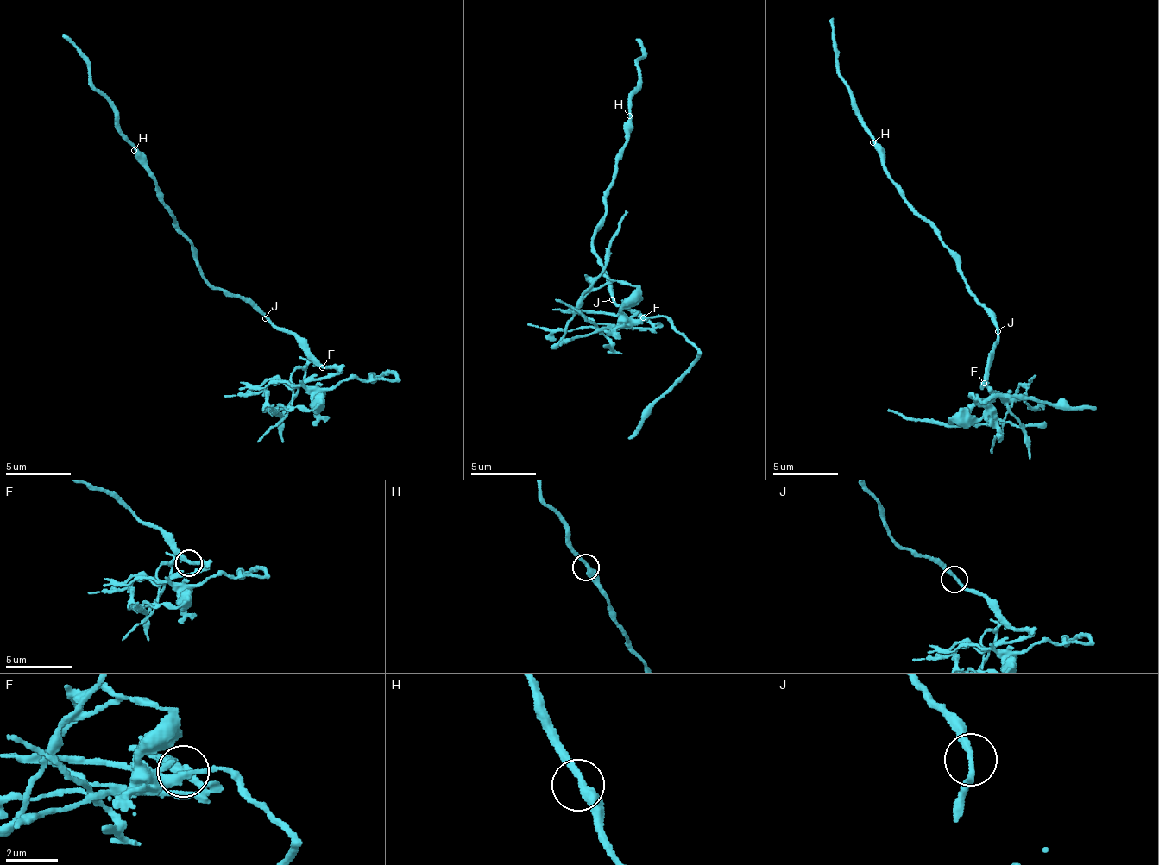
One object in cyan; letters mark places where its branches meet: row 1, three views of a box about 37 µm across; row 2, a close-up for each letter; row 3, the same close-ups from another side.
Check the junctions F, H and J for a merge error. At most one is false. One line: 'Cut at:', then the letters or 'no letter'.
Cut at: F

